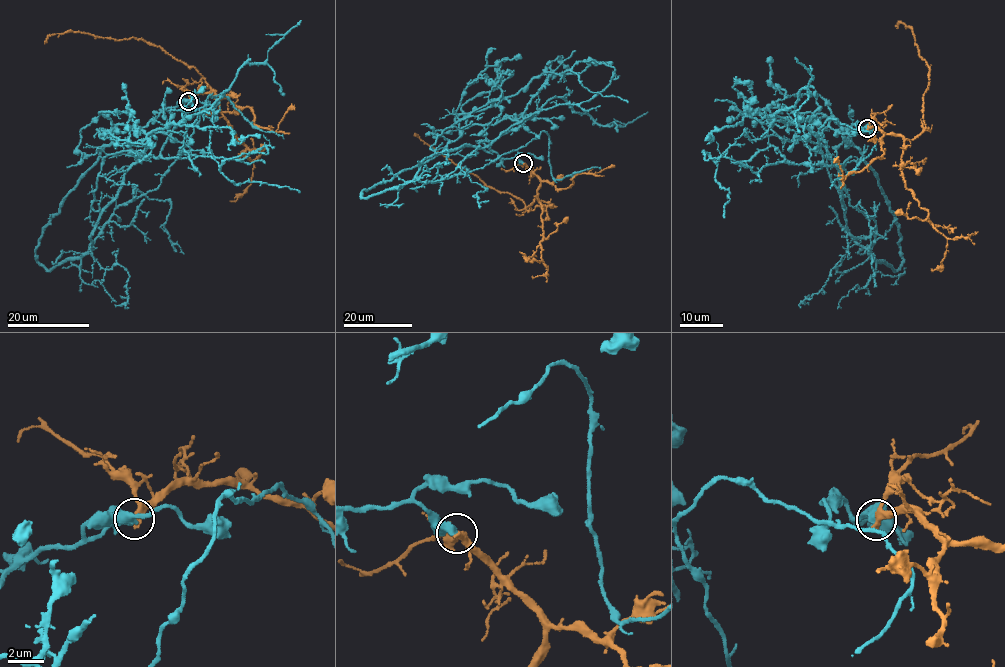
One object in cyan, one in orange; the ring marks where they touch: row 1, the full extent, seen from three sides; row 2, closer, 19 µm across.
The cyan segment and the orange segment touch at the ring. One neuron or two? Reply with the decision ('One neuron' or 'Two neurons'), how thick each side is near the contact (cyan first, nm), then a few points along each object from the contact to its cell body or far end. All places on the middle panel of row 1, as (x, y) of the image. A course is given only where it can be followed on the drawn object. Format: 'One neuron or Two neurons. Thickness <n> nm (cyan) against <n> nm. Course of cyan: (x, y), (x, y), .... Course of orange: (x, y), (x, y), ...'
Two neurons. Thickness 500 nm (cyan) against 300 nm. Course of cyan: (524, 163), (484, 143), (504, 119), (520, 127), (416, 178), (541, 131), (554, 180), (601, 168). Course of orange: (524, 163), (540, 182), (537, 195), (526, 207), (521, 199), (487, 187), (414, 134)

